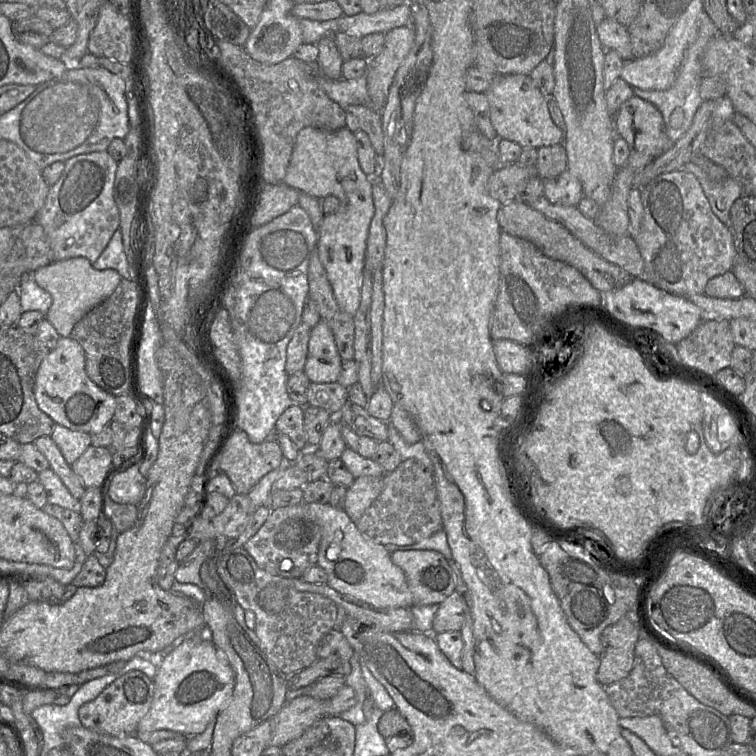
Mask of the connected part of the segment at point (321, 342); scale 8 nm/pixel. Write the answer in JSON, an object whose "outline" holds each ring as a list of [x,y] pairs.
{"outline":[[[320,320],[310,332],[303,372],[314,383],[337,382],[342,362],[332,330]]]}

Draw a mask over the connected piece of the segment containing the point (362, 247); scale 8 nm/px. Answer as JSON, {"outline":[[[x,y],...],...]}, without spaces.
{"outline":[[[314,127],[303,128],[297,134],[283,183],[320,200],[328,196],[336,196],[340,200],[338,210],[333,214],[325,215],[317,229],[318,241],[316,250],[338,305],[343,311],[354,316],[360,306],[367,238],[370,223],[375,214],[372,178],[367,176],[360,167],[354,133],[346,127],[335,131]]]}

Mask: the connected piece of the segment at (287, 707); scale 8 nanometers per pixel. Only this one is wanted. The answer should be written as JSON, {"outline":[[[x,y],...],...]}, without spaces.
{"outline":[[[299,696],[285,703],[271,719],[273,731],[269,746],[282,747],[300,737],[316,721],[326,716],[328,700]]]}

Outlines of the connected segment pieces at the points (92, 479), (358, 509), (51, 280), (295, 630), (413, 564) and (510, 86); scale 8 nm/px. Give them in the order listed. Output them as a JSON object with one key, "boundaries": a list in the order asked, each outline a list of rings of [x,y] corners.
{"boundaries":[[[[90,445],[71,468],[80,477],[85,488],[102,488],[110,478],[111,450]]],[[[361,476],[355,478],[347,488],[345,495],[345,512],[357,523],[365,510],[379,496],[383,489],[383,477]]],[[[84,257],[53,261],[35,270],[32,278],[52,297],[52,305],[45,315],[60,337],[70,336],[74,326],[92,308],[107,299],[122,279],[114,269],[95,269]]],[[[238,548],[223,554],[217,563],[217,571],[227,588],[234,594],[237,603],[256,616],[255,632],[260,640],[260,649],[285,675],[292,675],[308,668],[318,660],[317,647],[324,636],[335,628],[338,609],[327,597],[310,592],[300,592],[293,586],[294,579],[274,576],[260,569],[251,555]]],[[[400,550],[391,554],[391,560],[406,576],[413,596],[413,605],[440,604],[455,591],[455,574],[447,559],[438,551]]],[[[529,75],[497,76],[485,94],[490,106],[490,119],[498,138],[518,143],[523,148],[563,145],[563,132],[554,123],[542,92]]]]}

